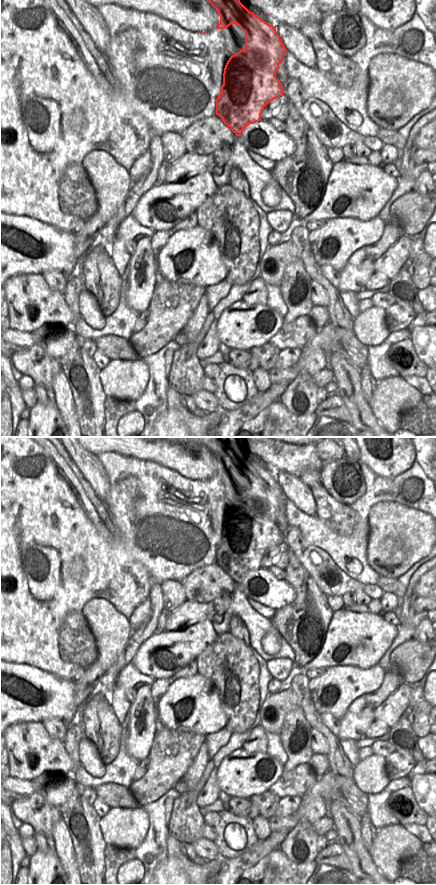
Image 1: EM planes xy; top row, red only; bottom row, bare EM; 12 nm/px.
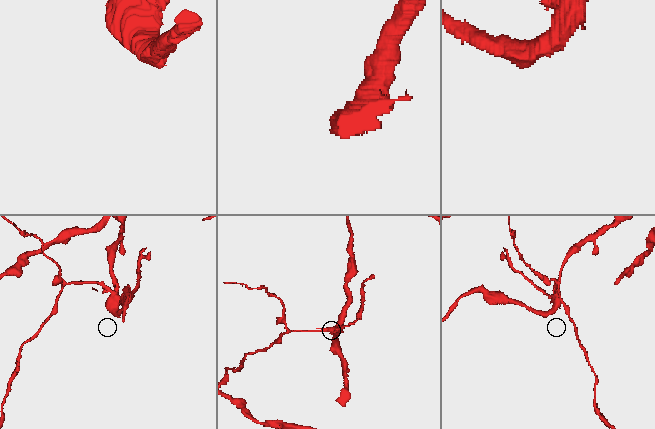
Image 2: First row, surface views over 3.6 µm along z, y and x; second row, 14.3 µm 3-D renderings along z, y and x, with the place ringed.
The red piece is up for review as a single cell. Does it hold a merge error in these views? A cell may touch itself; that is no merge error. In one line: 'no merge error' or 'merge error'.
merge error

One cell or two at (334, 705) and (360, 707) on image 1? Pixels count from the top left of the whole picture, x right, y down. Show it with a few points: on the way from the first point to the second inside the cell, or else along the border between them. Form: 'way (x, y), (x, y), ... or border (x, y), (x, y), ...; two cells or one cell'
border (367, 692), (358, 696), (352, 702), (340, 720); two cells

